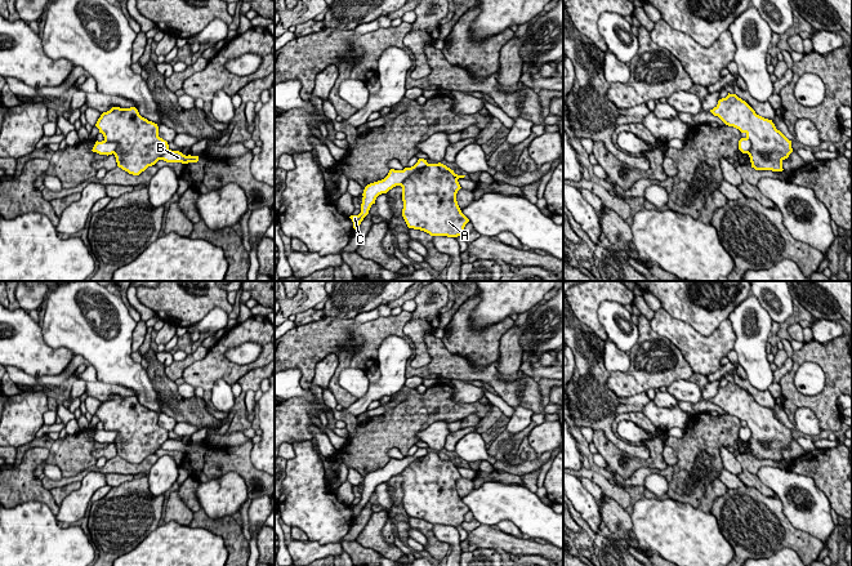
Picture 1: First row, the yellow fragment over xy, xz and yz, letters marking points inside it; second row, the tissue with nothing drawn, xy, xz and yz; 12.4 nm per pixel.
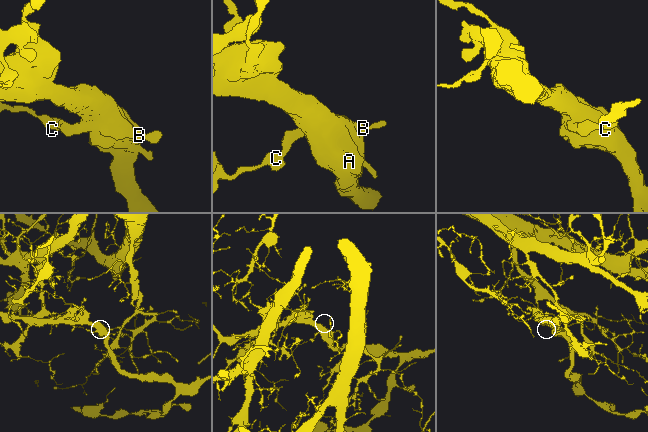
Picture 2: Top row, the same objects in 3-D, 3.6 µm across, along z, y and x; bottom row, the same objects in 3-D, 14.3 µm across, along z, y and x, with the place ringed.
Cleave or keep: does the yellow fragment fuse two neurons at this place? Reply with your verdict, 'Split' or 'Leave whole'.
Split

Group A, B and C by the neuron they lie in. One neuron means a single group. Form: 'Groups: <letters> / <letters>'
Groups: A / B C

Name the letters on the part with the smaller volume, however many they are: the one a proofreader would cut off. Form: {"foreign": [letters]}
{"foreign": ["A"]}

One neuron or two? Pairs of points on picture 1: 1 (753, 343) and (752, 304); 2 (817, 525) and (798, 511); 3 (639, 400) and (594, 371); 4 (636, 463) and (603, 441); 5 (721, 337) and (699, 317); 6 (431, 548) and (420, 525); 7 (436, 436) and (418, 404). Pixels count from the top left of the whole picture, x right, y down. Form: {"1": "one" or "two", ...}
{"1": "one", "2": "one", "3": "one", "4": "one", "5": "two", "6": "one", "7": "two"}

